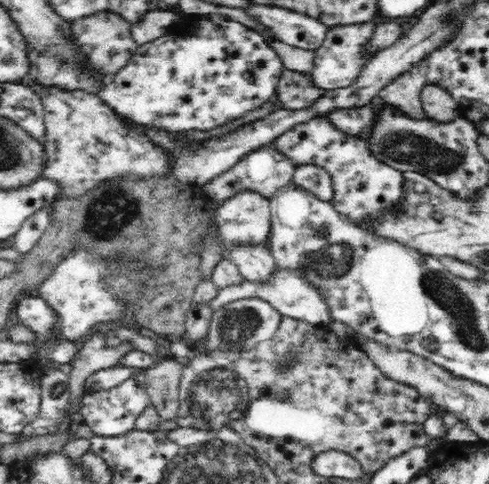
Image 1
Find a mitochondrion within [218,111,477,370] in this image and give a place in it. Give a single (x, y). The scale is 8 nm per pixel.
(412, 149)

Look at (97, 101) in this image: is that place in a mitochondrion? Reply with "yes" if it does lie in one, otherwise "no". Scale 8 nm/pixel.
no

